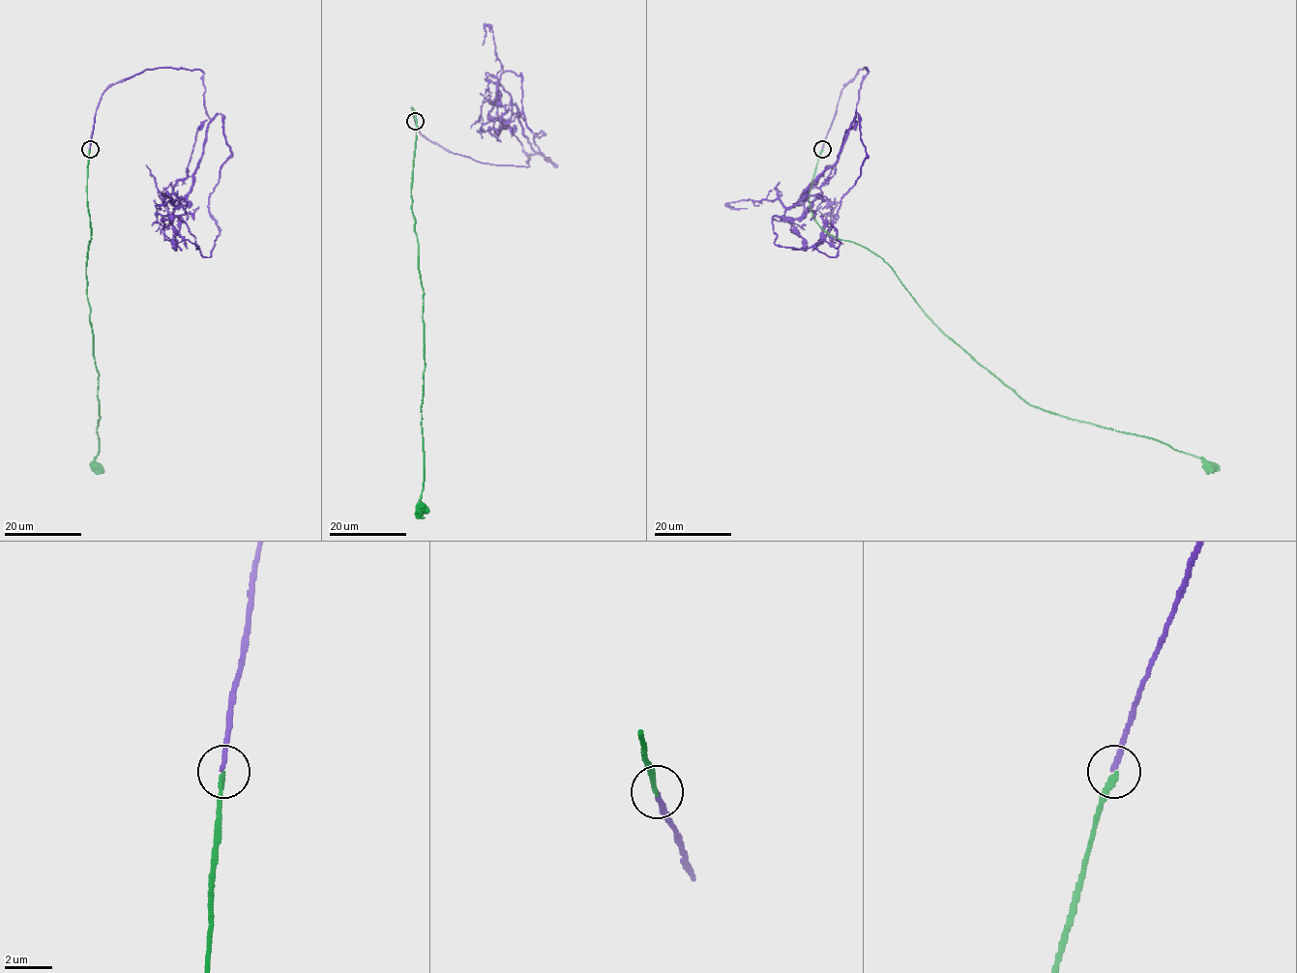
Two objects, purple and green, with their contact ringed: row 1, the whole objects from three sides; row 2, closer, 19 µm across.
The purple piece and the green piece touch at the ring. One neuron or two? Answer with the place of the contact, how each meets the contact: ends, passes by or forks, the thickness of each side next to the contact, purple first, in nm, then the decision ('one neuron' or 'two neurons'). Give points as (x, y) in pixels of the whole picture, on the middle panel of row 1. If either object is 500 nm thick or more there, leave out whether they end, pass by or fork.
place (415, 121); purple ends; green ends; calibres 200 and 180 nm; one neuron

